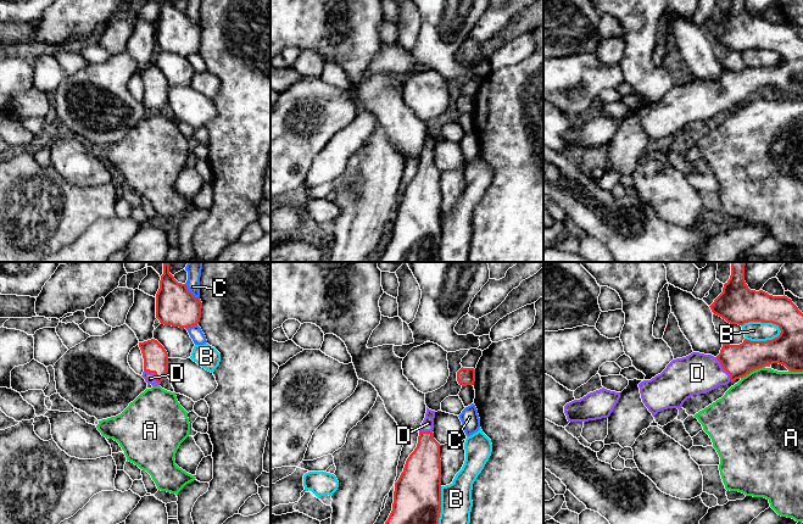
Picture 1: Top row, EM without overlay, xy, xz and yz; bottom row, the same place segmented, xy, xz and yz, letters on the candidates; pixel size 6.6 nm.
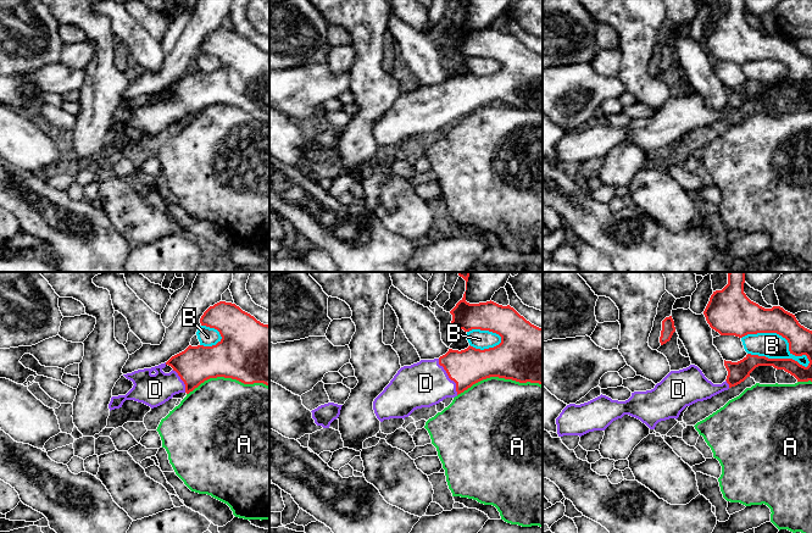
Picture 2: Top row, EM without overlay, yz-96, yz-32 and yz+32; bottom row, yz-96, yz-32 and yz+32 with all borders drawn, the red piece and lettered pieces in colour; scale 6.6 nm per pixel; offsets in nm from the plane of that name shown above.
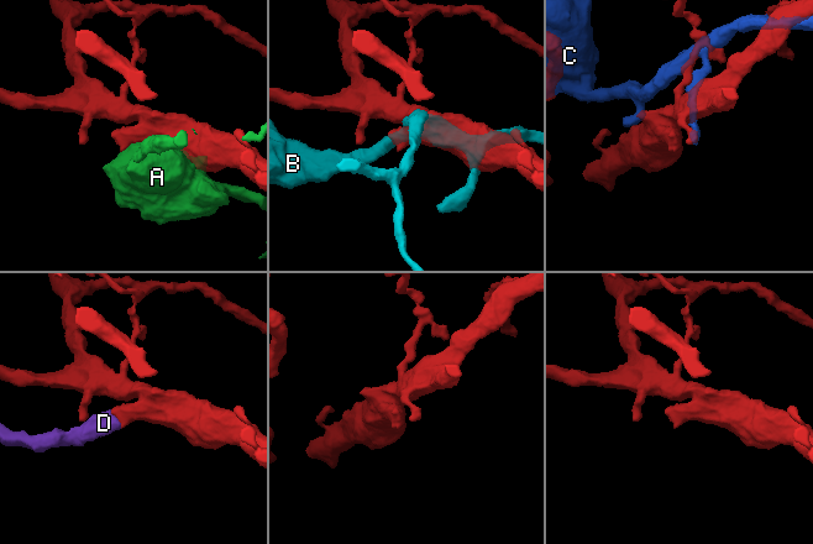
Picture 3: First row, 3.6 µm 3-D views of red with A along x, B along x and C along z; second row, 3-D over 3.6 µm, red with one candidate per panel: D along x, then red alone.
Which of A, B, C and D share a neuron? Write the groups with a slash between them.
A / B / C / D

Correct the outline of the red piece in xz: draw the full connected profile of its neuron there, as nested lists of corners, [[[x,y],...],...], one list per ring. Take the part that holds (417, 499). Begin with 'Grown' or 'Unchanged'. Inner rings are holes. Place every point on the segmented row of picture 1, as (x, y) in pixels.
Grown. [[[426,407],[417,447],[395,483],[392,511],[385,524],[439,524],[441,445],[434,439],[434,418],[435,411]]]

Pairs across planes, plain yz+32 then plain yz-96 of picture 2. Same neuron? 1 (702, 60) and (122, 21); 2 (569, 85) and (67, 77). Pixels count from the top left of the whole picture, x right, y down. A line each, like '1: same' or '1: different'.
1: same
2: same

